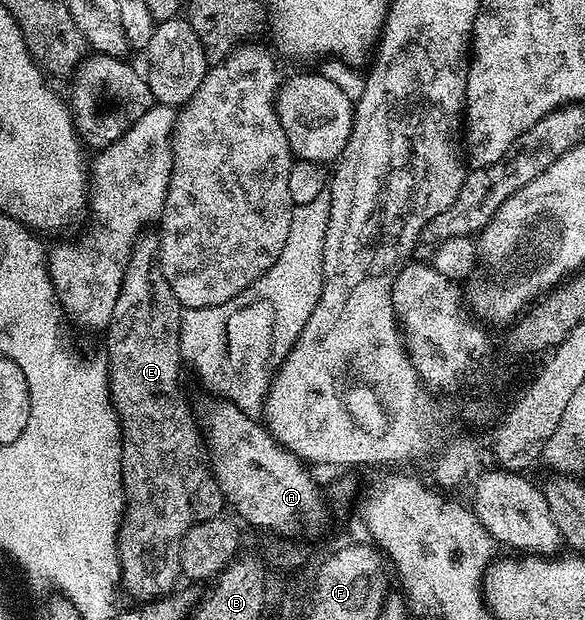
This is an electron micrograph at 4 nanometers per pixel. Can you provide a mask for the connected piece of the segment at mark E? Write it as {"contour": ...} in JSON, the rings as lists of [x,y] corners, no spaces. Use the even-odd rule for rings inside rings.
{"contour":[[[145,232],[136,239],[132,246],[132,255],[128,261],[128,267],[124,273],[124,282],[120,286],[120,295],[114,304],[114,316],[112,322],[106,327],[108,334],[108,387],[112,403],[116,409],[116,415],[120,421],[120,435],[122,436],[122,480],[124,481],[124,522],[120,525],[120,540],[116,543],[120,553],[120,580],[123,589],[129,590],[136,600],[155,600],[163,598],[165,594],[171,594],[177,589],[181,581],[182,571],[180,568],[180,541],[186,536],[186,532],[196,522],[205,522],[217,517],[221,513],[220,509],[225,509],[226,503],[222,492],[216,483],[216,477],[212,474],[212,464],[206,439],[200,429],[197,415],[192,415],[192,410],[188,407],[188,402],[184,399],[184,394],[180,391],[180,366],[182,367],[182,355],[180,353],[180,311],[182,309],[178,296],[174,296],[174,288],[166,284],[166,276],[162,272],[159,264],[160,257],[160,235],[156,232]]]}

